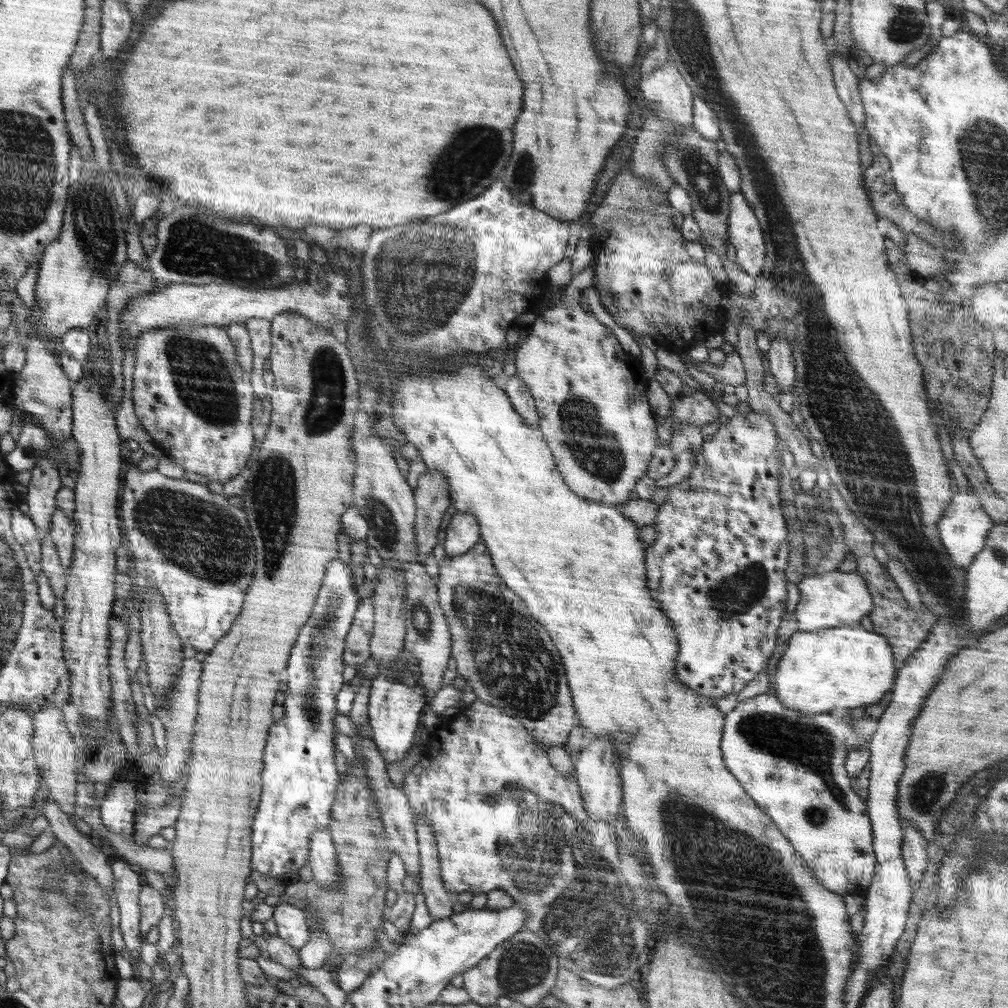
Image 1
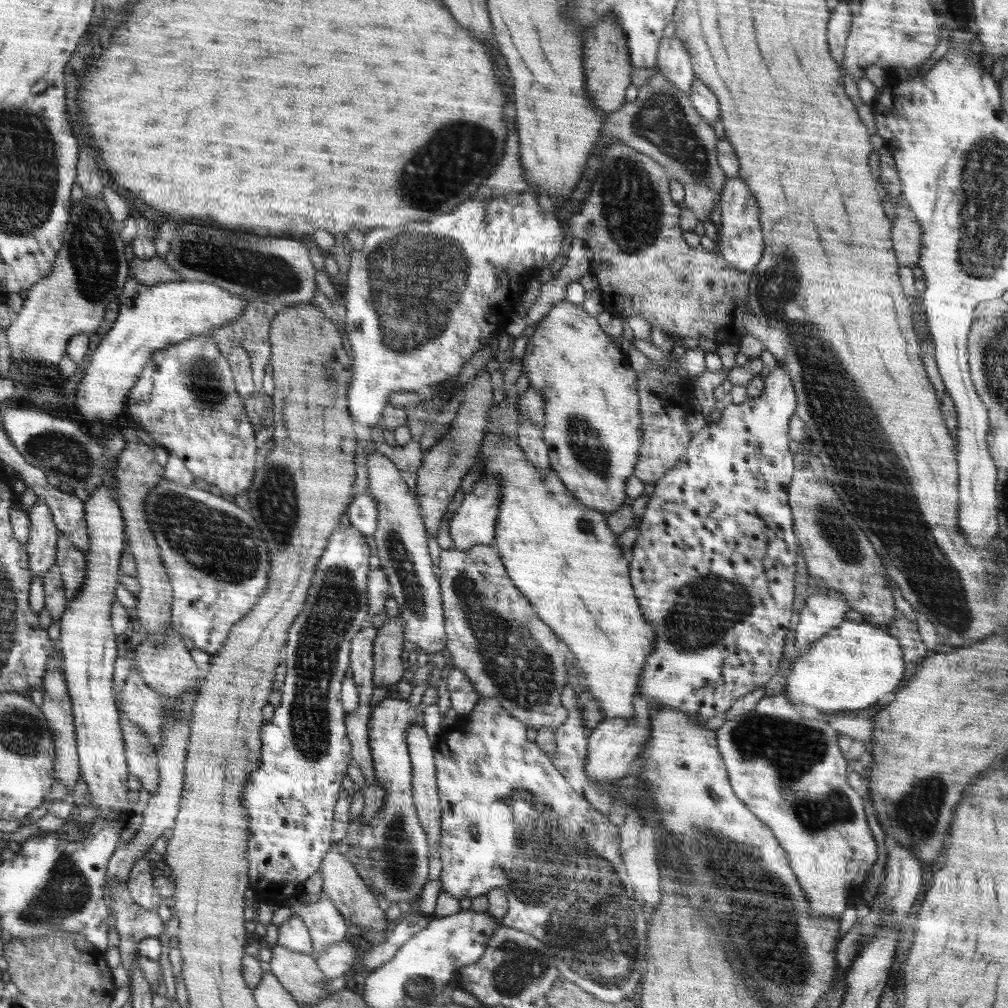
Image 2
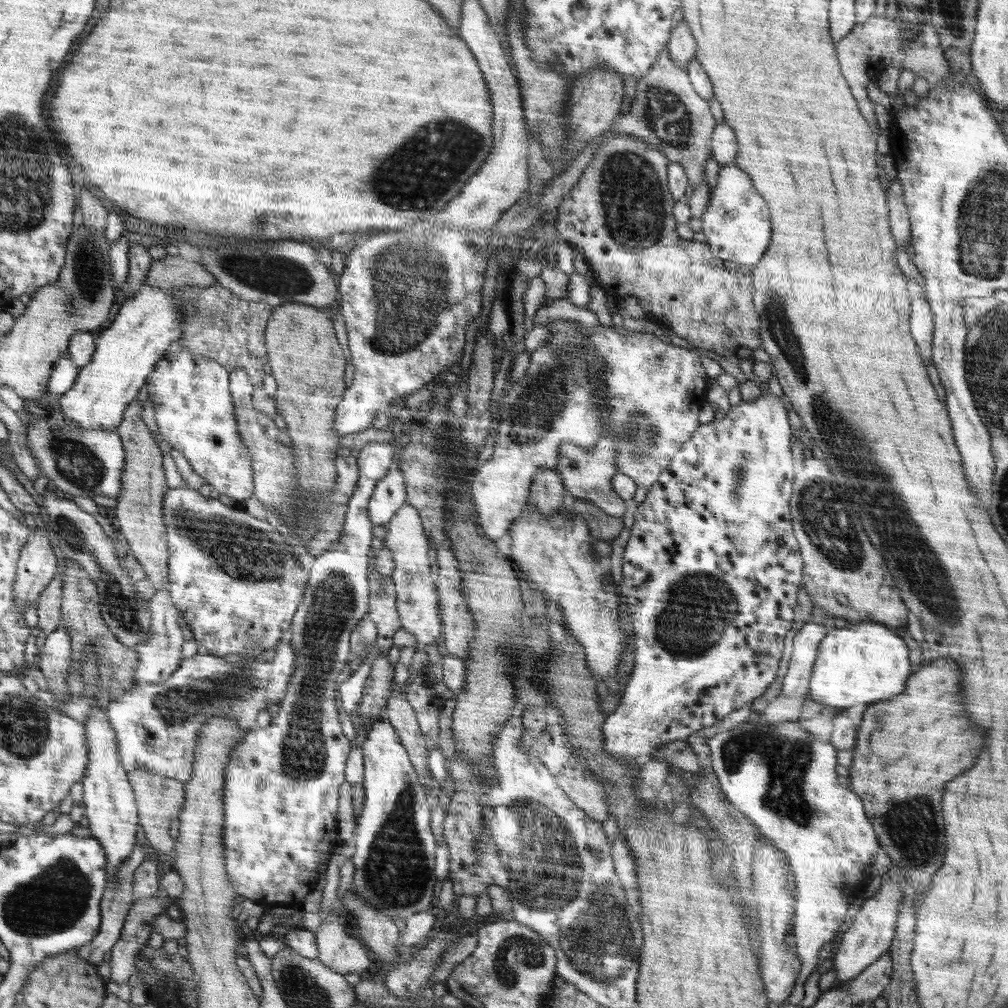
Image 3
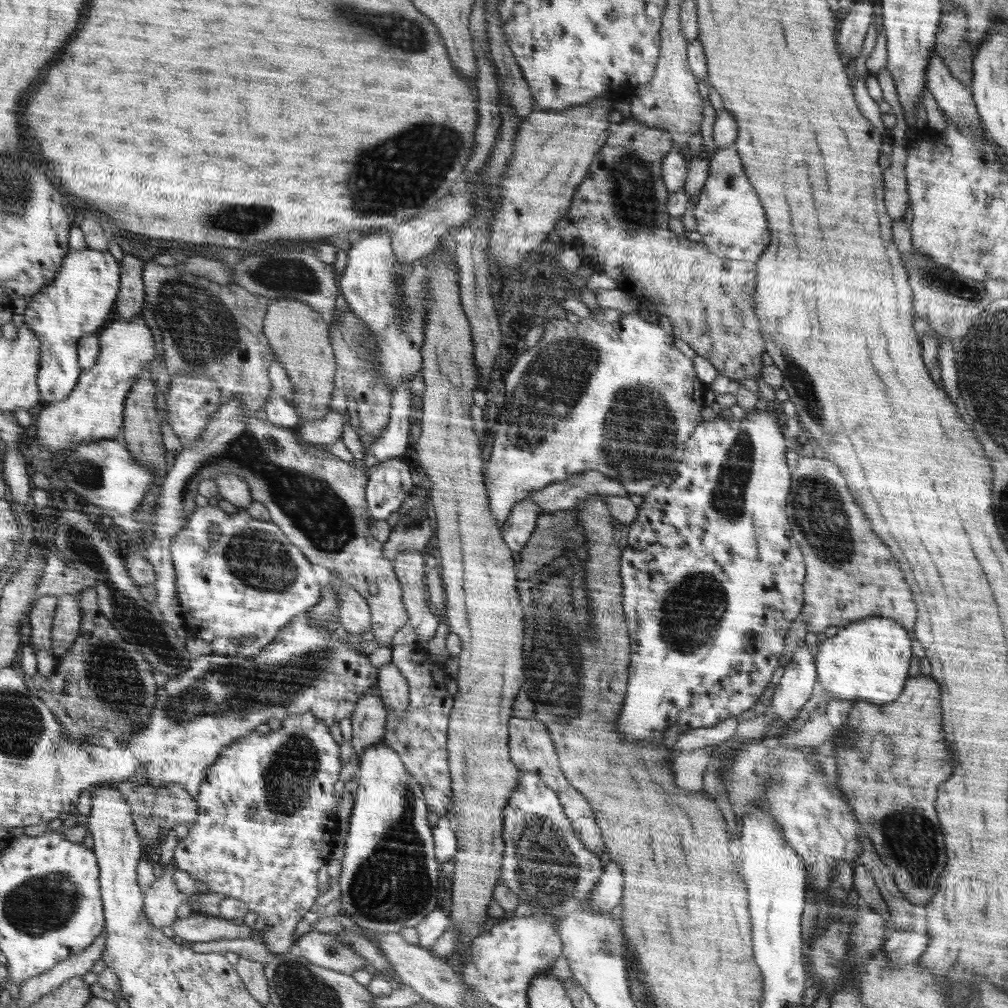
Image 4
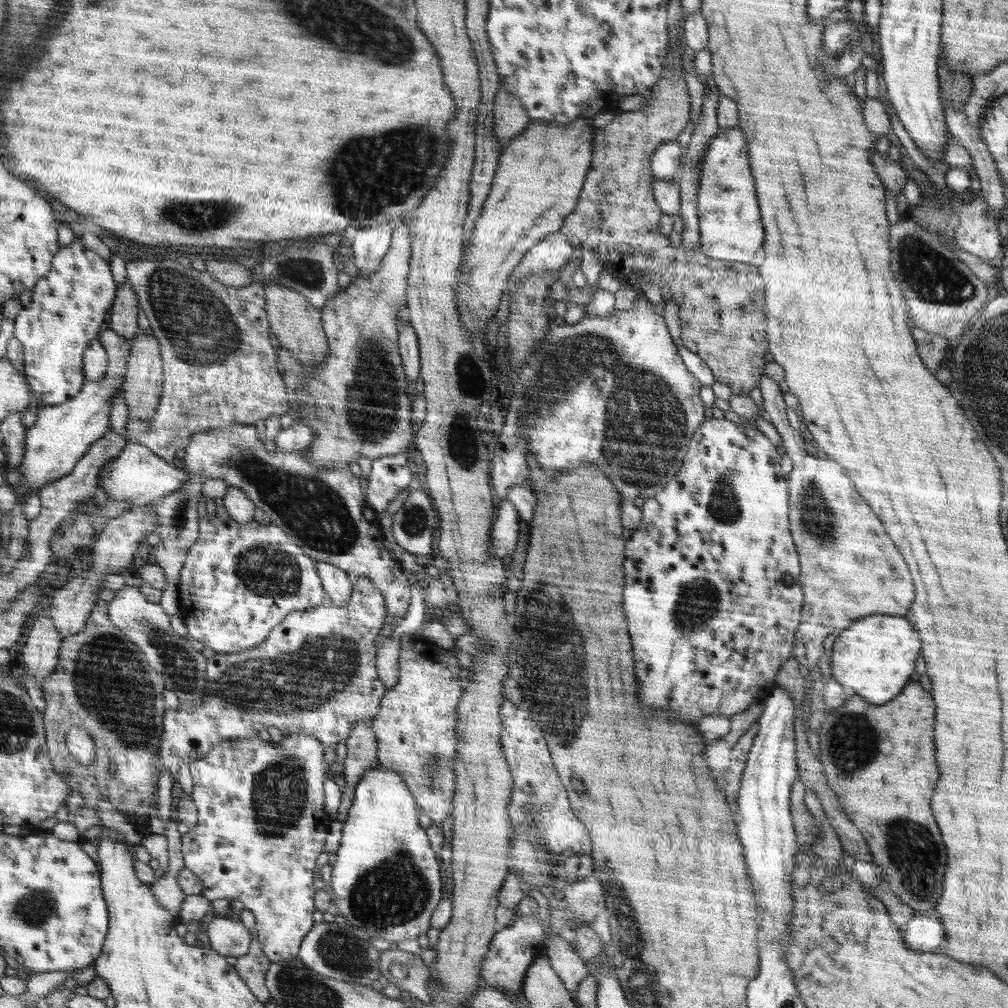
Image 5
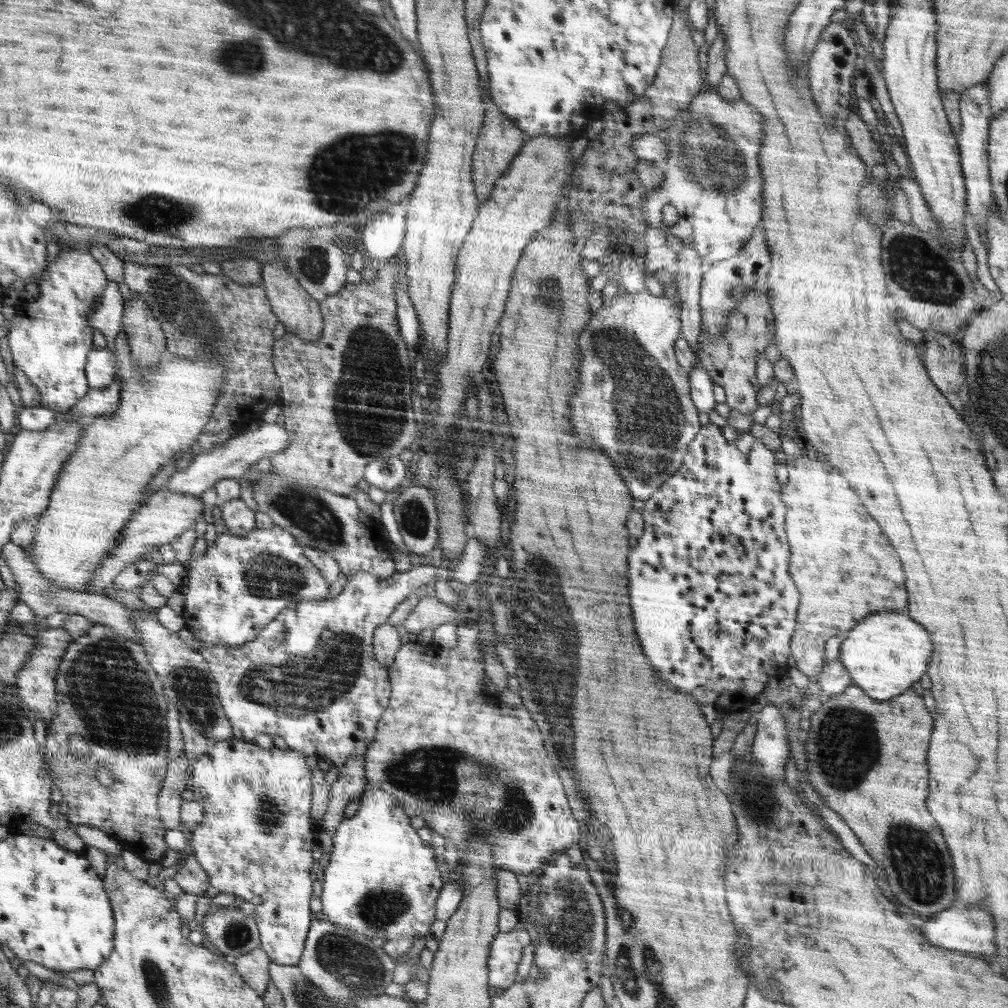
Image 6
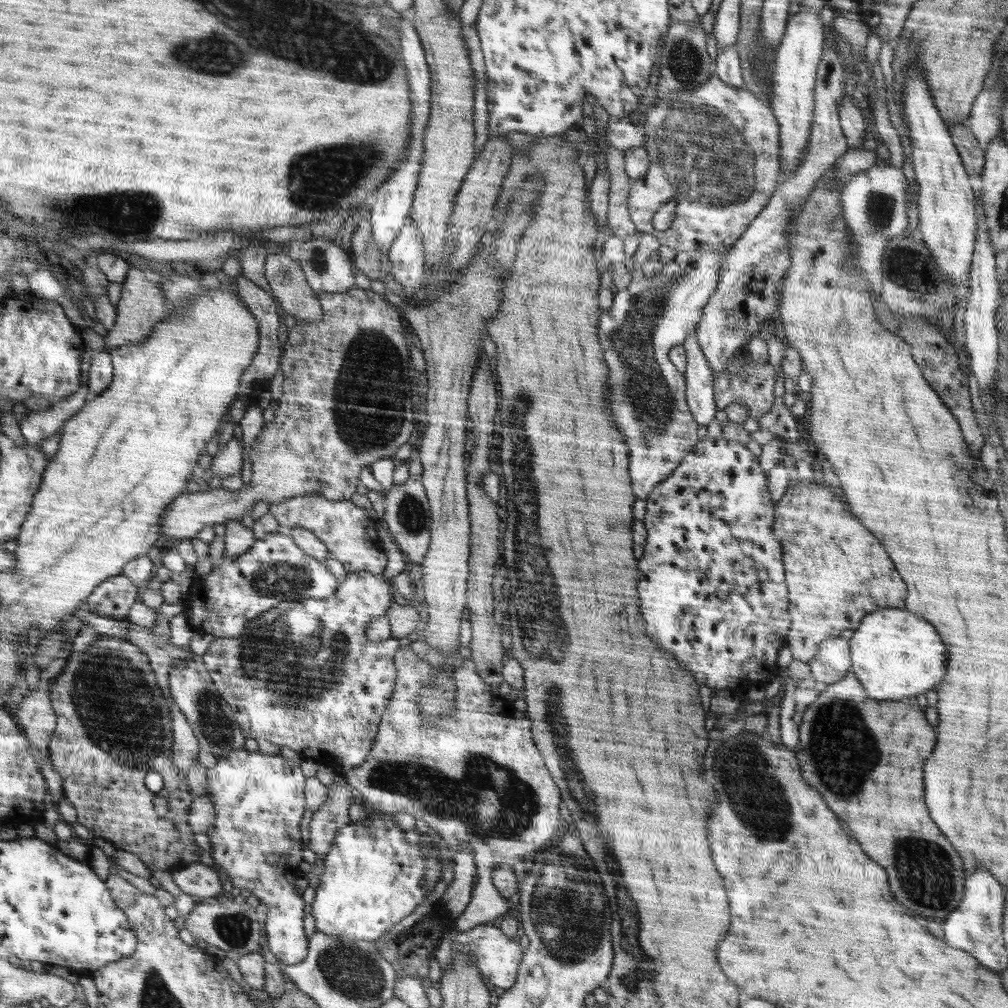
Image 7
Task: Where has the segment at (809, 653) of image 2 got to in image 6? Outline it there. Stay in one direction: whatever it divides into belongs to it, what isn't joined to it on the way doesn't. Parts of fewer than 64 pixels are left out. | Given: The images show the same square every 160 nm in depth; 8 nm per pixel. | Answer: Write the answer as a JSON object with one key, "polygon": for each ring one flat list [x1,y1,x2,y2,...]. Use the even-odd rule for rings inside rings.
{"polygon":[[882,612,860,620,843,639,839,652,852,683,874,700,890,700,922,678,932,654,932,642,924,626,910,616]]}

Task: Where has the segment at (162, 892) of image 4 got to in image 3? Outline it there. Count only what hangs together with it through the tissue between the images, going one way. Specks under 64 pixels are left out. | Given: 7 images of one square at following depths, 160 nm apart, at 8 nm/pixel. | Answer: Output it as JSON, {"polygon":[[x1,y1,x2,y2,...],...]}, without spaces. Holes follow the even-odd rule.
{"polygon":[[155,894,152,898,136,900,131,905,121,935,110,950,112,982,126,983,135,973,135,959,152,934,151,924,158,915,166,914,167,909,162,903]]}

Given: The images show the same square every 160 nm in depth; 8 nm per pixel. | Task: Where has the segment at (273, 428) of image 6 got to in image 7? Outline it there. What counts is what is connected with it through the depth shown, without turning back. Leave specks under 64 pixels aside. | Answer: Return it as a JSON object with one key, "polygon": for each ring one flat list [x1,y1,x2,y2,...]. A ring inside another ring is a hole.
{"polygon":[[233,436,219,448,219,452,211,460,212,472,207,477,221,476,223,479,233,474,241,474,242,460,244,460,244,443]]}

